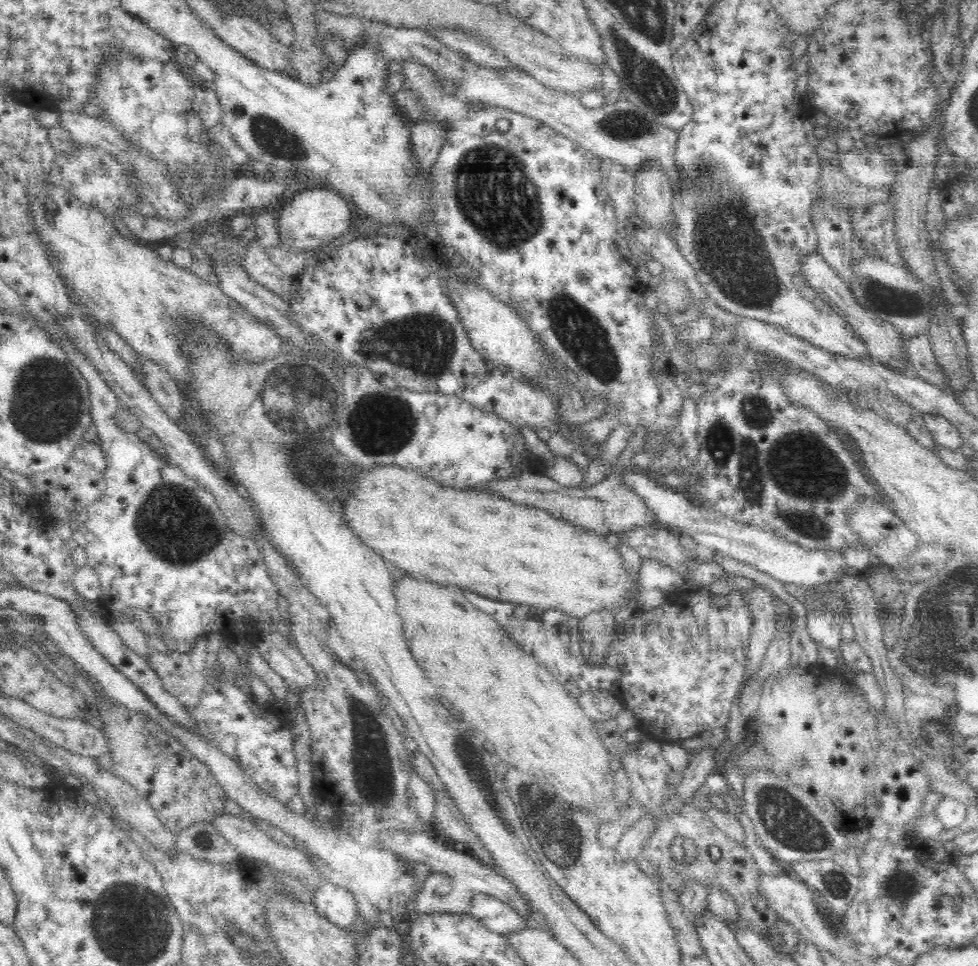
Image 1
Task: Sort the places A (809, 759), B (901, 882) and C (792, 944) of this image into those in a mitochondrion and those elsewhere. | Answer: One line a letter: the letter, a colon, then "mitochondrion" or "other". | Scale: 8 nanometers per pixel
A: mitochondrion
B: mitochondrion
C: other

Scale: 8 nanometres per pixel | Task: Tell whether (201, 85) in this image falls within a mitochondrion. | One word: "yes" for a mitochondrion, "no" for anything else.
no

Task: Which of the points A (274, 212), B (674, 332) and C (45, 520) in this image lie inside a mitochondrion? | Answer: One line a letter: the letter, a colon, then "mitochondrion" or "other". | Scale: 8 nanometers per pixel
A: other
B: other
C: other

